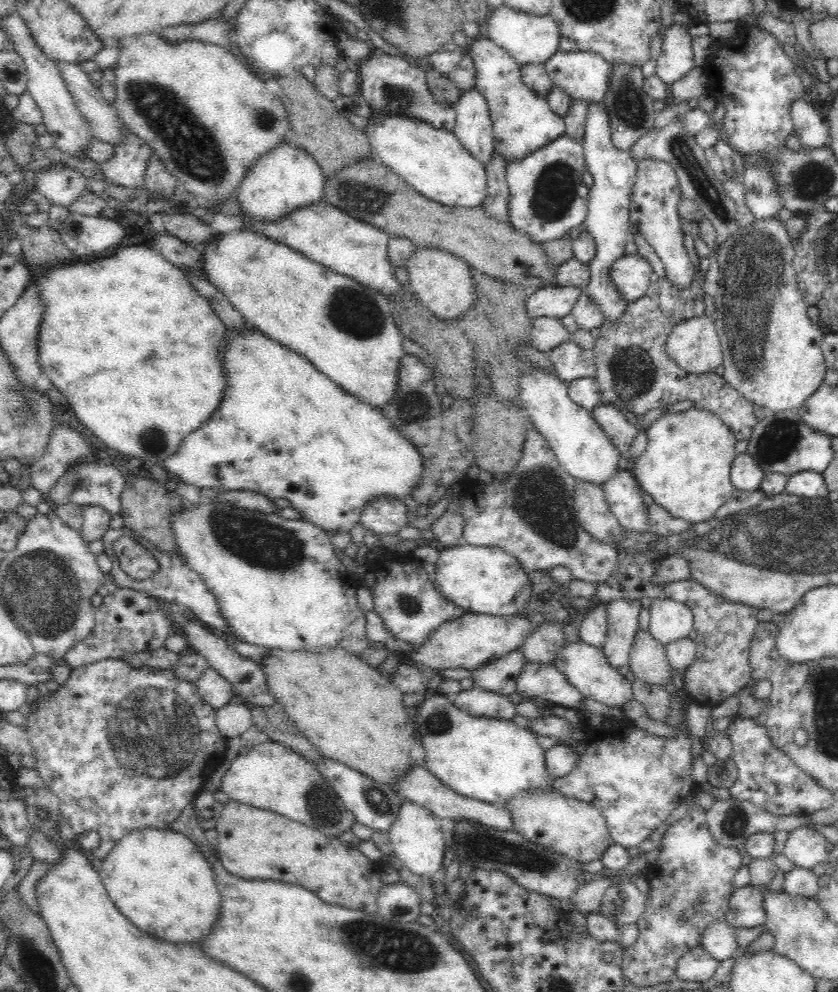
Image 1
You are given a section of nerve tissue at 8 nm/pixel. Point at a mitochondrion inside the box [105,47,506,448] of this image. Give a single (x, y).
(192, 150)

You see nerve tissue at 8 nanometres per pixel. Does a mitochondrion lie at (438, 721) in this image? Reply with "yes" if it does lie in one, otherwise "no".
yes

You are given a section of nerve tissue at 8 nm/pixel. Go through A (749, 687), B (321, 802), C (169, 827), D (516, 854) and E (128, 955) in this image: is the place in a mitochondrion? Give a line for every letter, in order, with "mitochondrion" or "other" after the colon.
A: other
B: mitochondrion
C: other
D: mitochondrion
E: other

